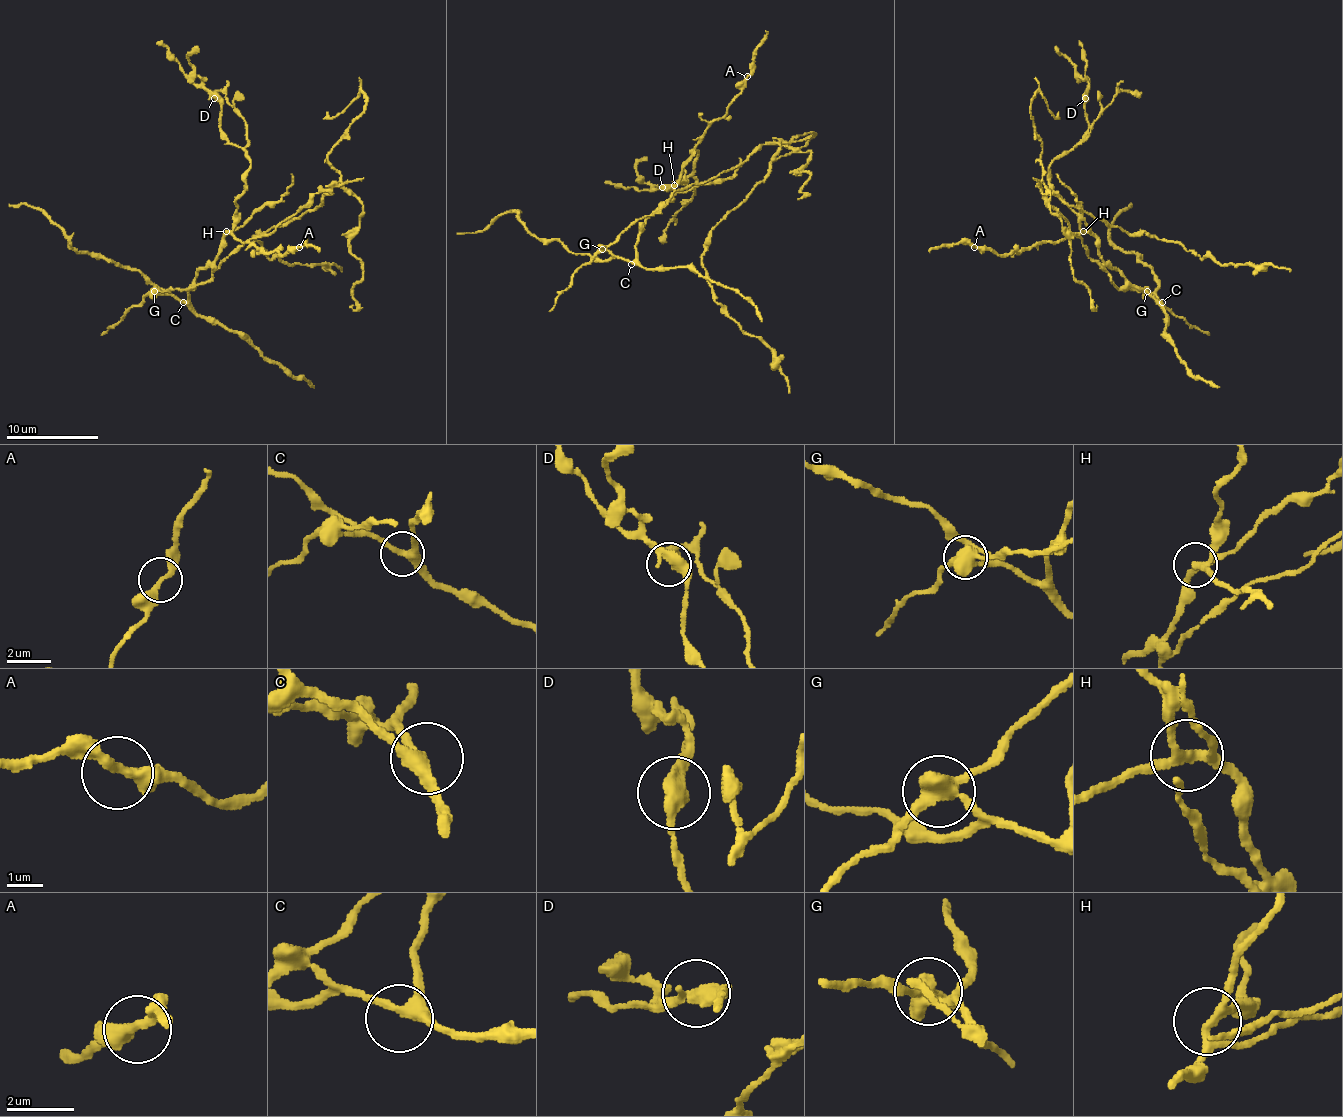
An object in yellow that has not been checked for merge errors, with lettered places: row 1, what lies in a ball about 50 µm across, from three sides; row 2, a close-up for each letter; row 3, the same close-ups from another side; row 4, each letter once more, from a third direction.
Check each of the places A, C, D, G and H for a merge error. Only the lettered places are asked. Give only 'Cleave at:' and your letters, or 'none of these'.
Cleave at: G

